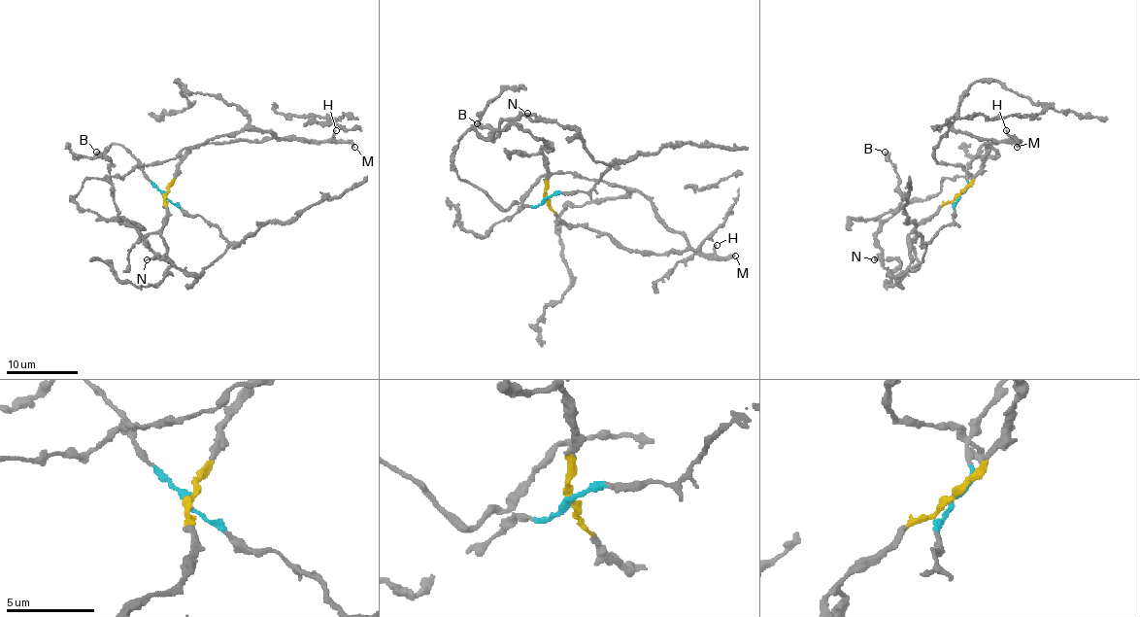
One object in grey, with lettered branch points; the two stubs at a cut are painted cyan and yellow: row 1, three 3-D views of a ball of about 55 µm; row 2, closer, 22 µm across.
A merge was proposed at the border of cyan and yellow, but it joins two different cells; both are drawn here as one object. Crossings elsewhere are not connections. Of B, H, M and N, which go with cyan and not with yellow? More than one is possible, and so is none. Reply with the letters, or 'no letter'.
B, N

